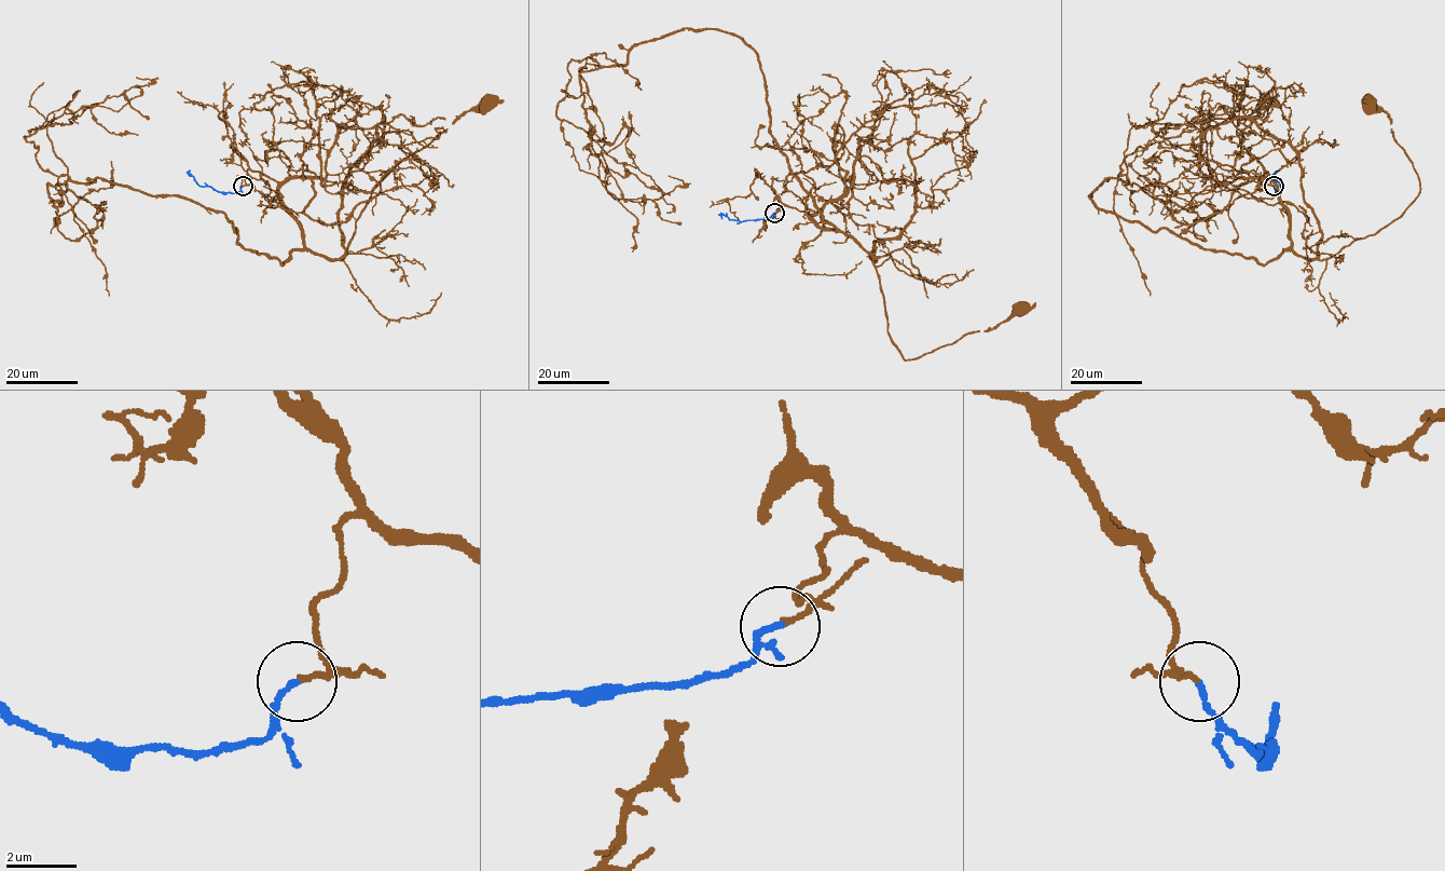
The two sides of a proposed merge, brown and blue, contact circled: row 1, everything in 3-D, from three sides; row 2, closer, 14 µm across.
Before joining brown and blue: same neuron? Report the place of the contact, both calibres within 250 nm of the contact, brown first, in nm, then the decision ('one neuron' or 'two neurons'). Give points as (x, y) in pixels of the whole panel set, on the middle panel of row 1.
at (774, 213); 150 nm thick on the brown side, 160 nm on the other; one neuron

